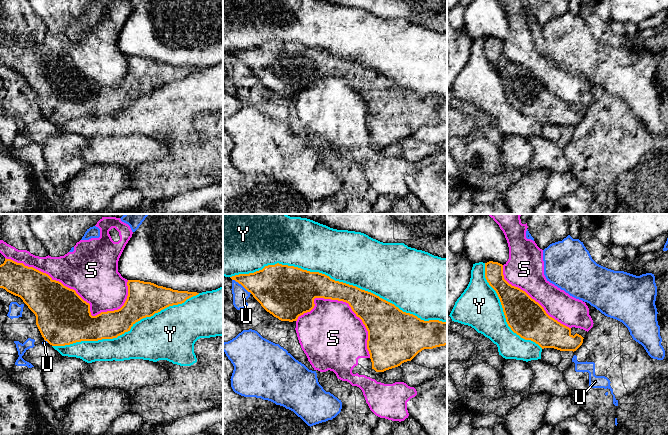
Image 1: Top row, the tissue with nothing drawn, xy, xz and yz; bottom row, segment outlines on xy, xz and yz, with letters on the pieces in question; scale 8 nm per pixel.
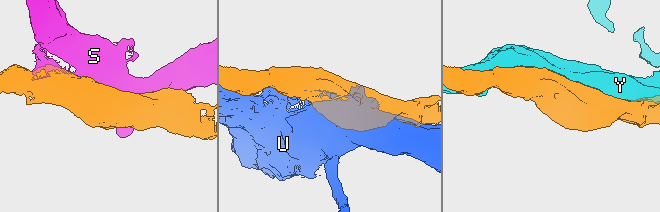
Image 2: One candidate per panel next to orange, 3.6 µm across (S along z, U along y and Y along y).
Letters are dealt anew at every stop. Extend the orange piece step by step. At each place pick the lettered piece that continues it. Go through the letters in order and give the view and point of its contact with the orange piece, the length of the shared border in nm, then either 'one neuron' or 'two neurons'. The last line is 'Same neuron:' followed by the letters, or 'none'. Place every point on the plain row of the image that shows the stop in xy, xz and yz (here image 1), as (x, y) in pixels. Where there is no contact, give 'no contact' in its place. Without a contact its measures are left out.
S: meets orange in xy at (72, 65); contact 1050 nm long; two neurons
U: meets orange in xz at (242, 61); contact 200 nm long; two neurons
Y: meets orange in xz at (338, 57); contact 1750 nm long; two neurons
Same neuron: none

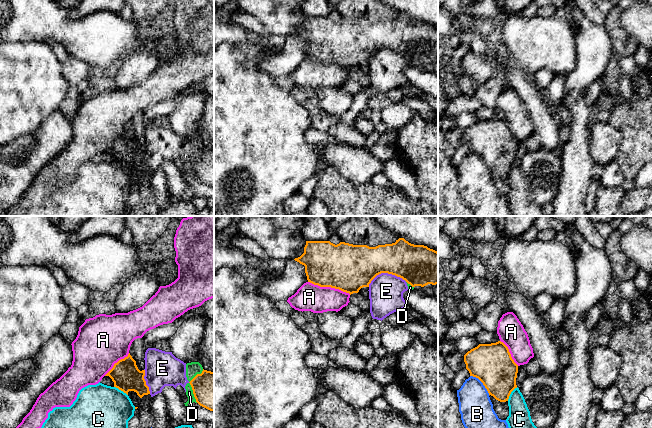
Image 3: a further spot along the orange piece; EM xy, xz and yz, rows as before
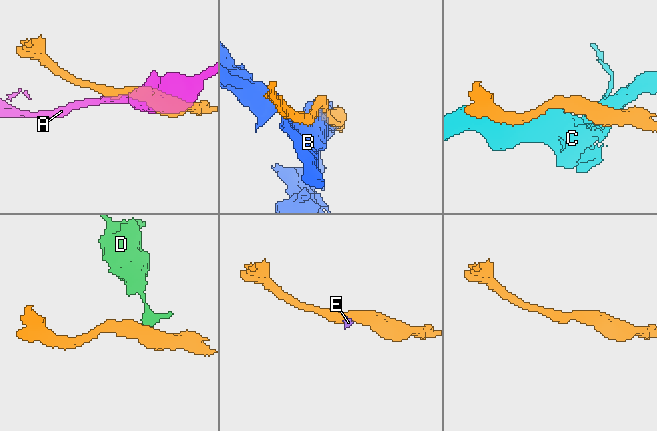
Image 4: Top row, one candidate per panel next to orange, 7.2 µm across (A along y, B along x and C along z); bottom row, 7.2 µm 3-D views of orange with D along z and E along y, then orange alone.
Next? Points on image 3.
A: meets orange in xz at (329, 62); contact 360 nm long; two neurons
B: meets orange in yz at (482, 158); contact 220 nm long; two neurons
C: meets orange in yz at (510, 169); contact 140 nm long; two neurons
D: meets orange in xy at (190, 160); contact 280 nm long; two neurons
E: meets orange in xz at (386, 48); contact 320 nm long; two neurons
Same neuron: none

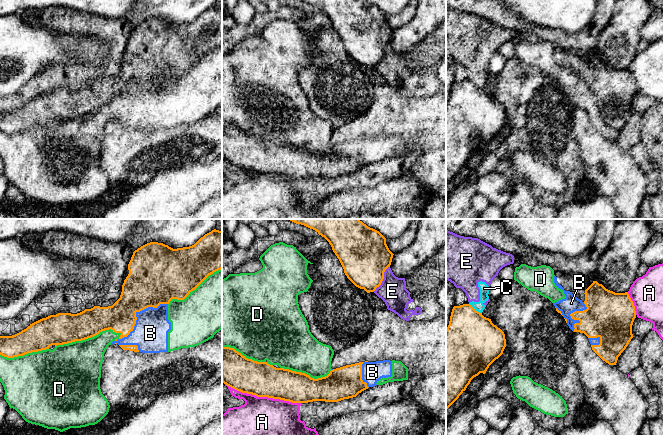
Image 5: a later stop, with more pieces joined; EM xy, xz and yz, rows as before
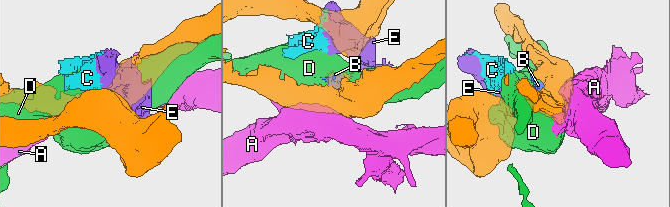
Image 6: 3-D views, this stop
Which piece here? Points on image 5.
A: meets orange in xz at (263, 172); contact 650 nm long; two neurons
B: meets orange in xy at (135, 91); contact 550 nm long; two neurons
C: meets orange in yz at (474, 85); contact 130 nm long; two neurons
D: meets orange in xy at (88, 113); contact 550 nm long; two neurons
E: meets orange in xz at (383, 54); contact 240 nm long; two neurons
Same neuron: none

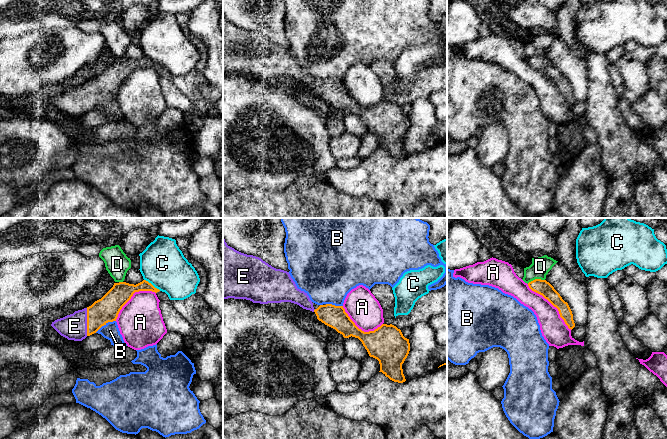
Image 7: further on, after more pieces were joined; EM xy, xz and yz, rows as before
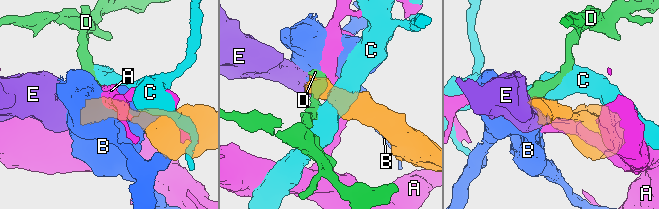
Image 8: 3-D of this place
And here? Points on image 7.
A: meets orange in yz at (552, 80); contact 500 nm long; two neurons
B: meets orange in xy at (105, 99); contact 190 nm long; two neurons
C: meets orange in xy at (151, 60); contact 160 nm long; two neurons
D: meets orange in yz at (535, 55); contact 150 nm long; two neurons
E: meets orange in xy at (87, 98); contact 220 nm long; one neuron
Same neuron: E

